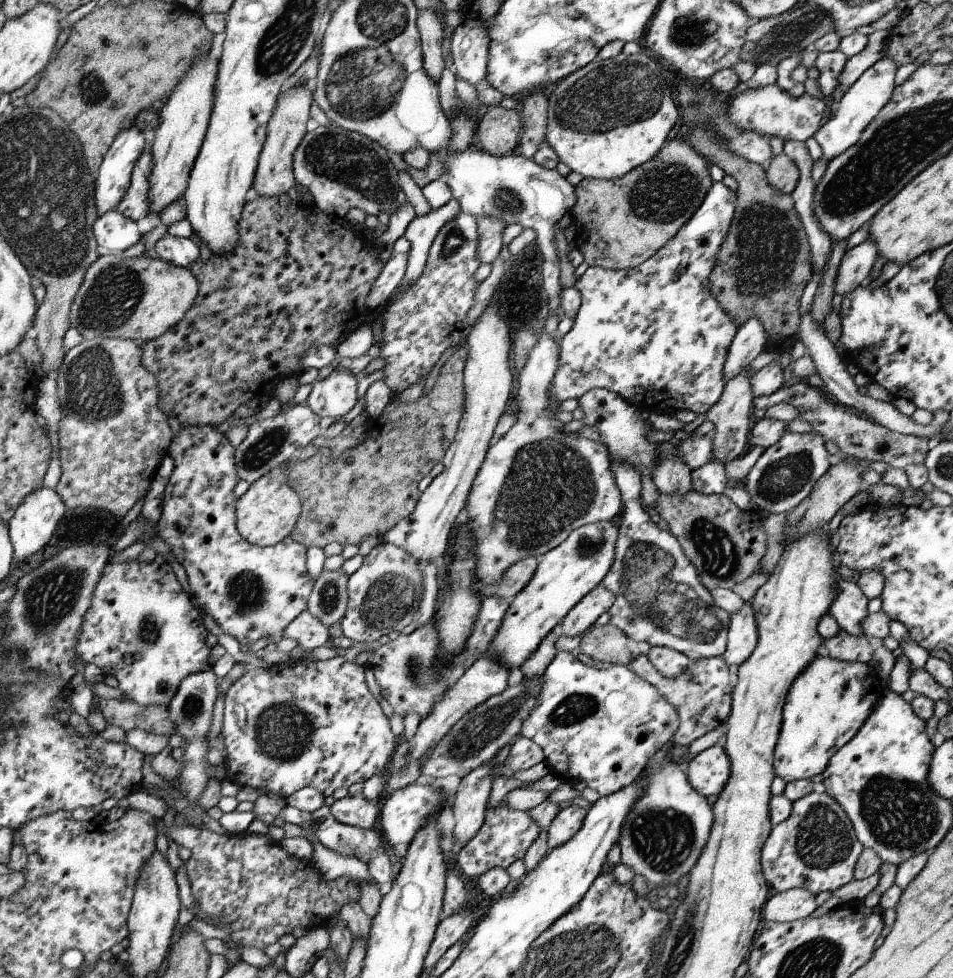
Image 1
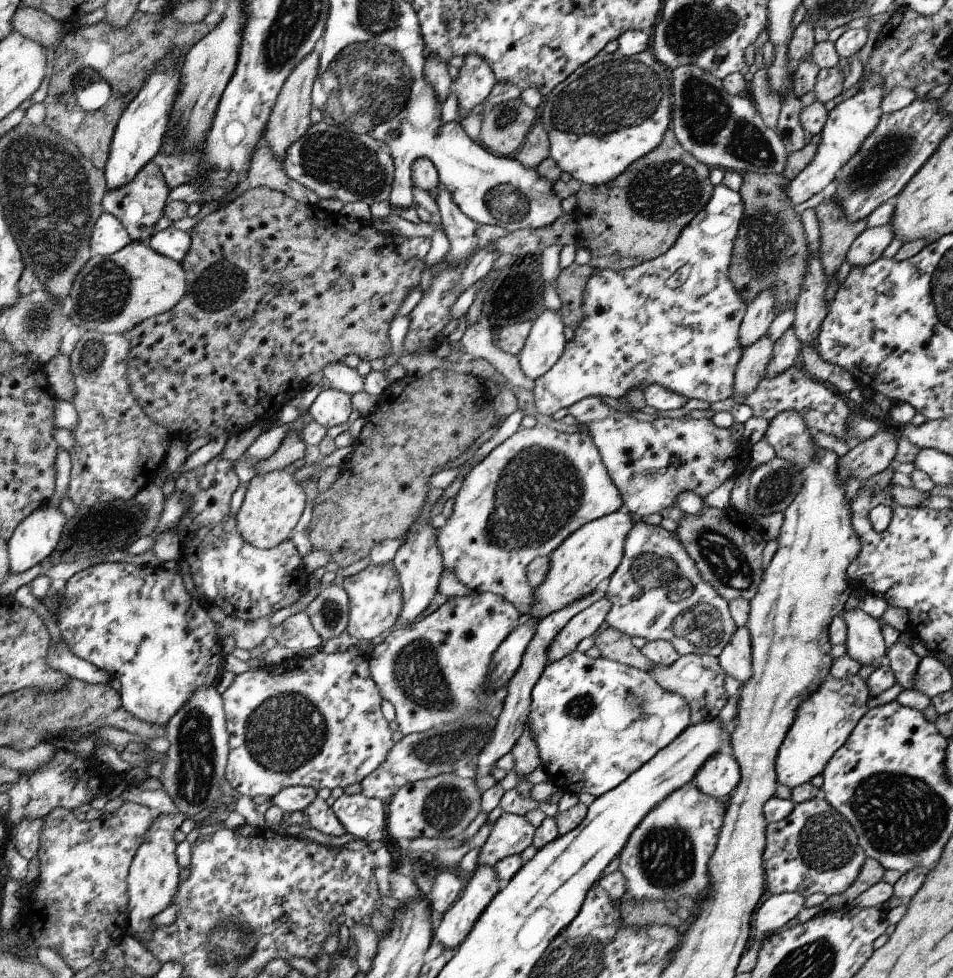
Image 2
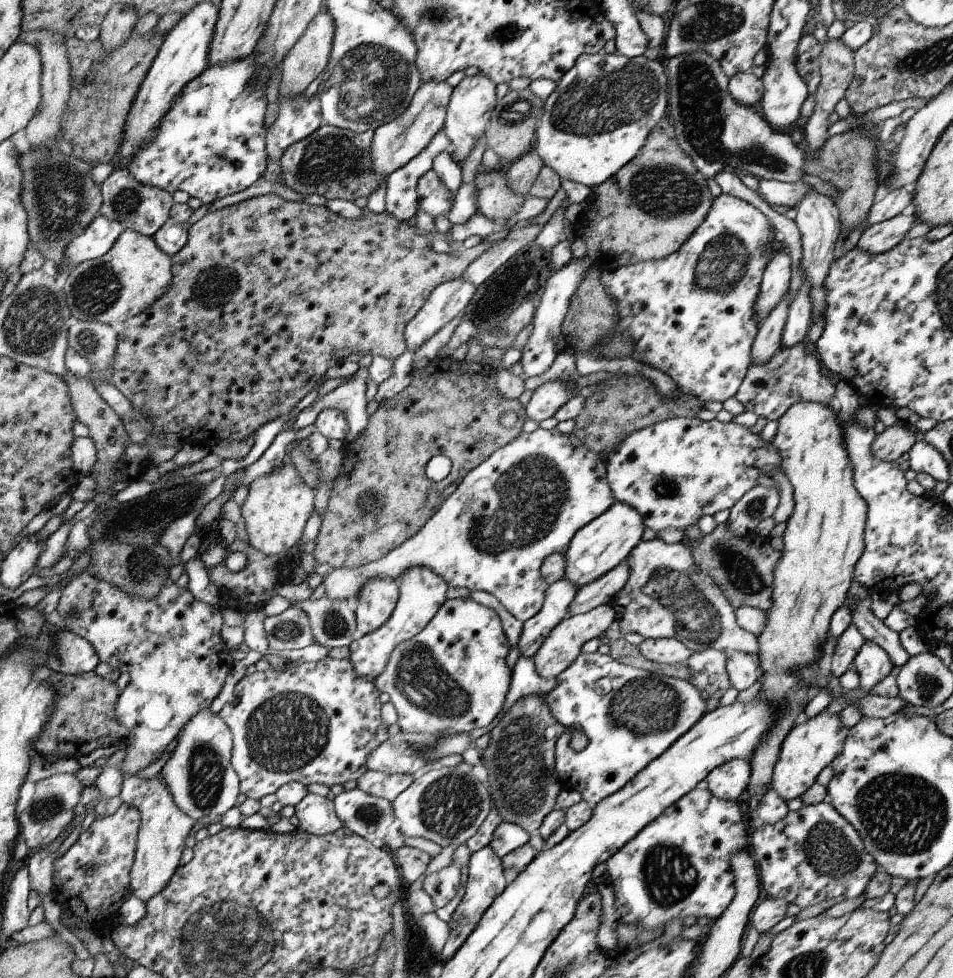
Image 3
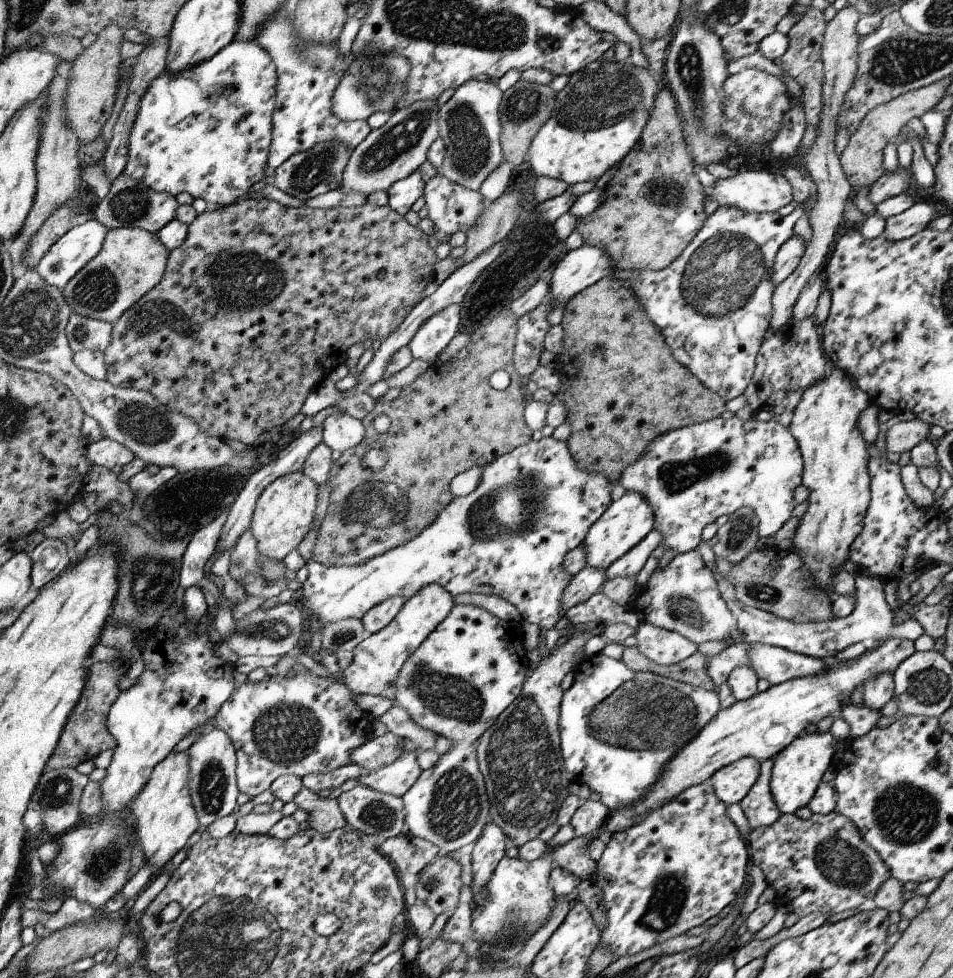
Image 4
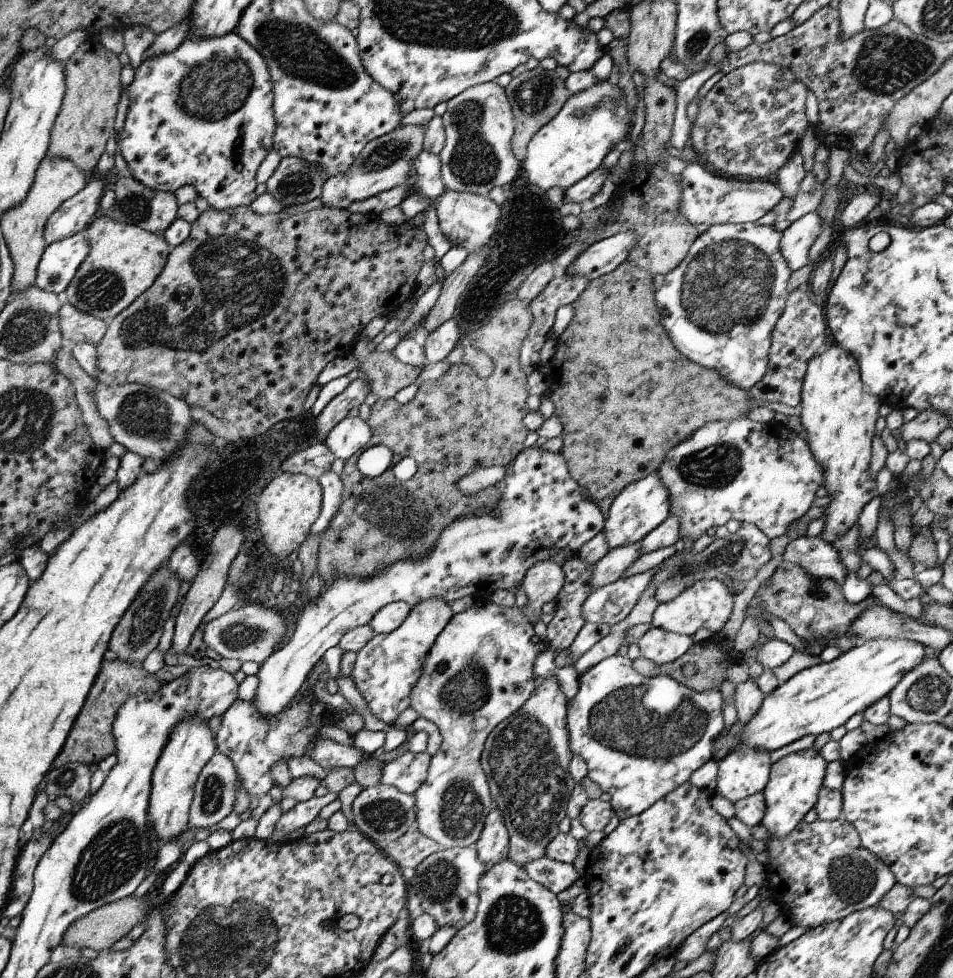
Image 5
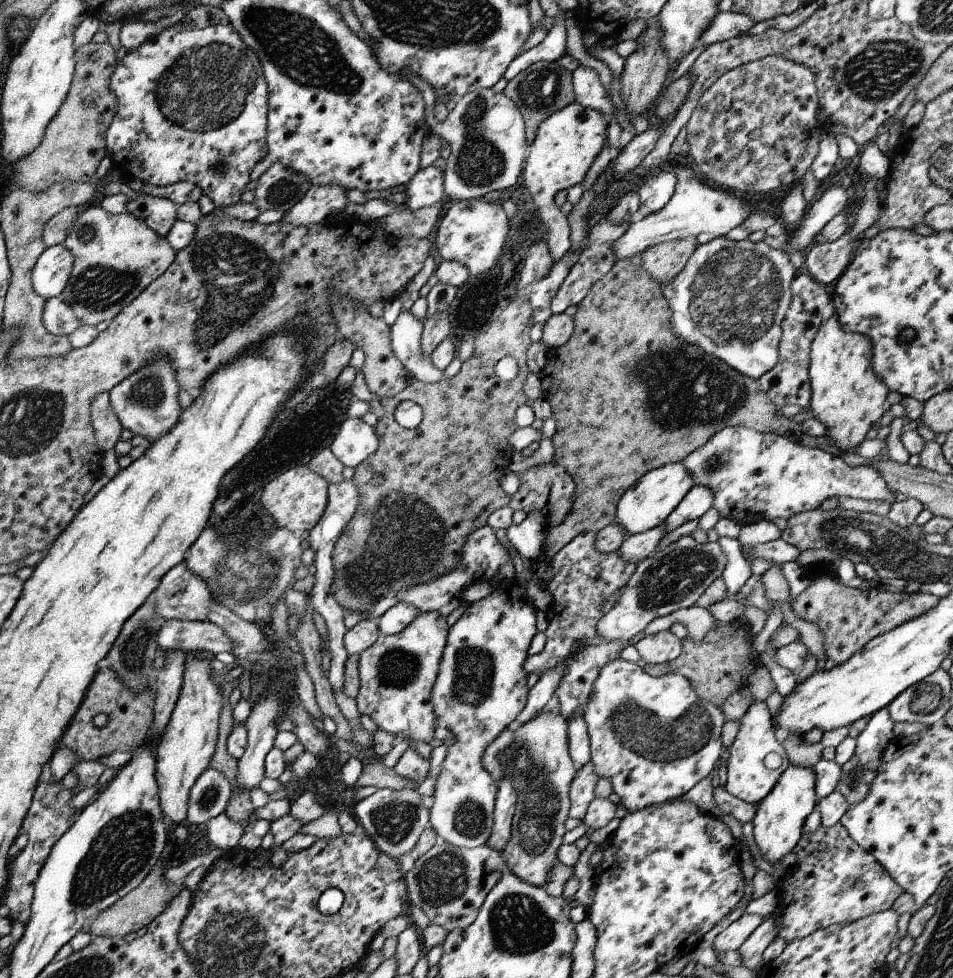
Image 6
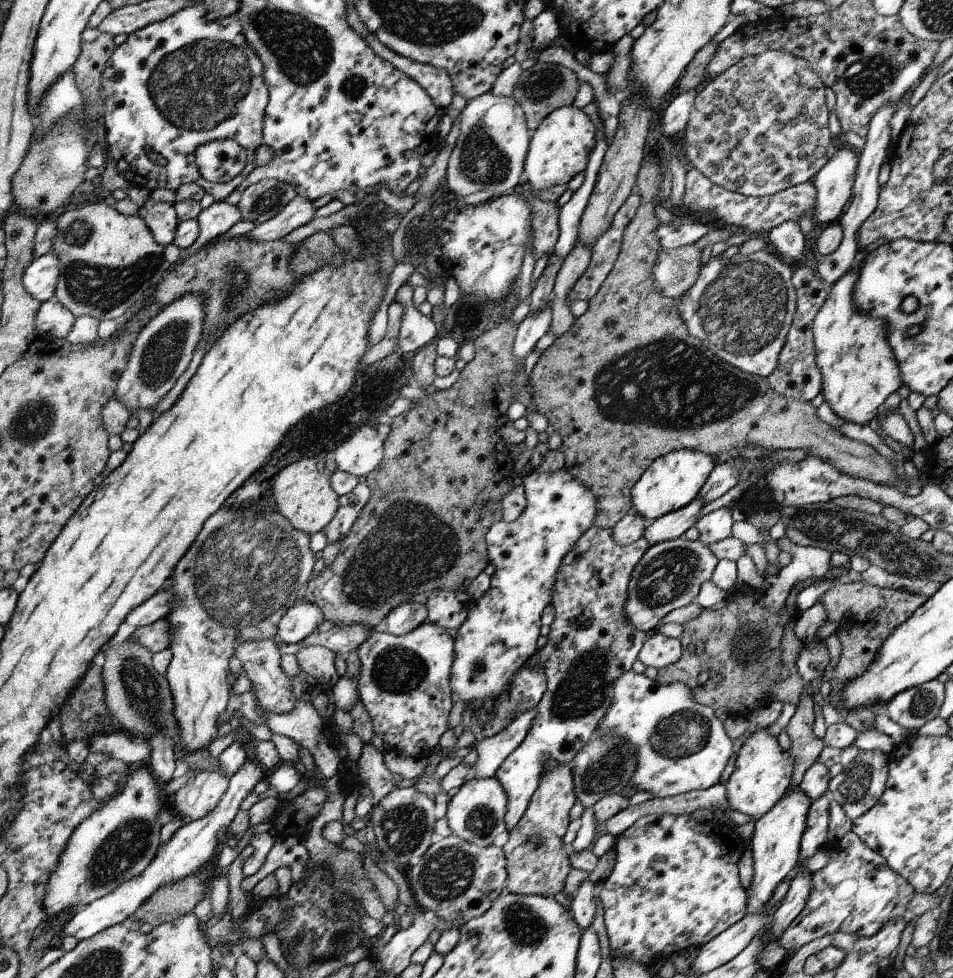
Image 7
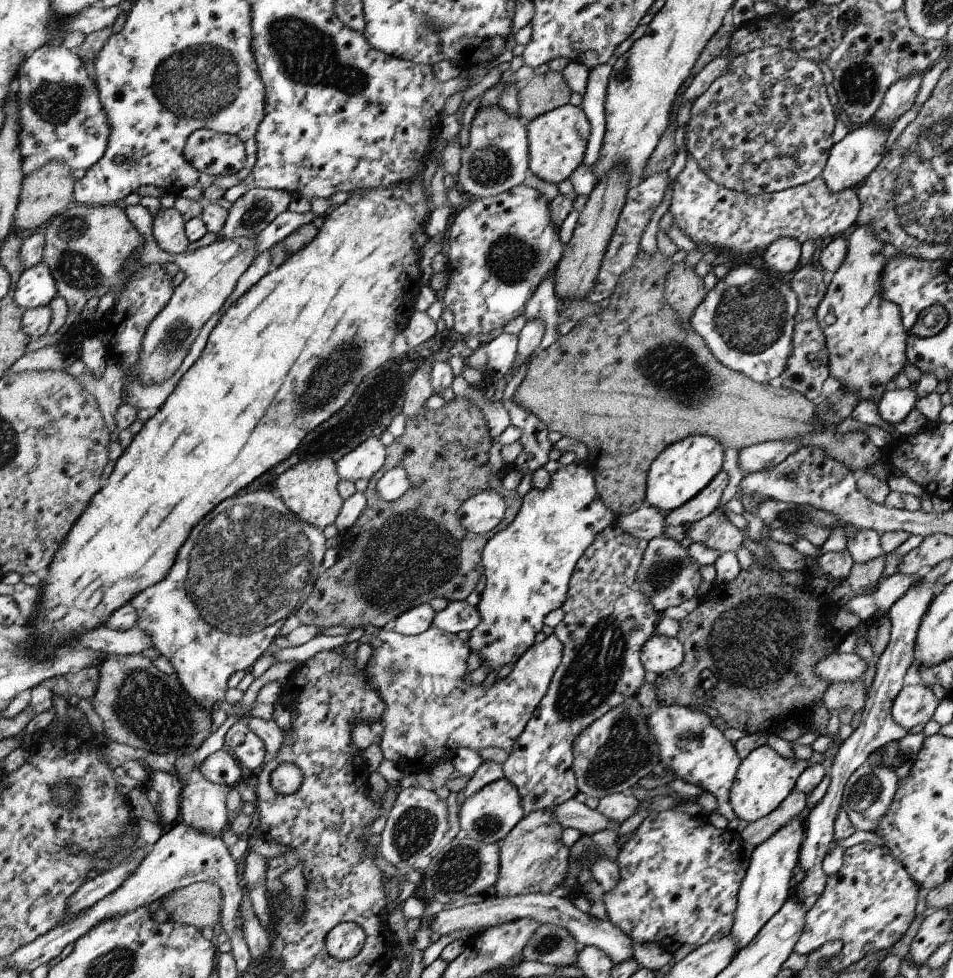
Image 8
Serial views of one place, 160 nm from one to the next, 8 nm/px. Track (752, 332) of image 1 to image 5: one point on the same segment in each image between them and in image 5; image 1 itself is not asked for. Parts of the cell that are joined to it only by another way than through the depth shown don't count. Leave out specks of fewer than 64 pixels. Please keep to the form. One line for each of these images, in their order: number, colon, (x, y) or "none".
2: (760, 314)
3: (776, 279)
4: (789, 255)
5: (797, 239)

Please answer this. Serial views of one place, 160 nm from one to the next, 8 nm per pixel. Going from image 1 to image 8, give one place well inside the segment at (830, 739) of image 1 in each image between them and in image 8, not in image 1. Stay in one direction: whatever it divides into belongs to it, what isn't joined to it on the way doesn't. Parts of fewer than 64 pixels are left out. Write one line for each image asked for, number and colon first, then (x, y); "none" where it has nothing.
2: (824, 722)
3: (810, 747)
4: (797, 771)
5: (791, 791)
6: (778, 824)
7: (775, 844)
8: (765, 887)

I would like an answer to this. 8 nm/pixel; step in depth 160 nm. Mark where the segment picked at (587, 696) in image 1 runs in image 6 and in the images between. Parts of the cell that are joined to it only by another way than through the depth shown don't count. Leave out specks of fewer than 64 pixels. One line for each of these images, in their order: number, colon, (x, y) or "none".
2: (596, 722)
3: (629, 716)
4: (619, 727)
5: (640, 736)
6: (654, 738)

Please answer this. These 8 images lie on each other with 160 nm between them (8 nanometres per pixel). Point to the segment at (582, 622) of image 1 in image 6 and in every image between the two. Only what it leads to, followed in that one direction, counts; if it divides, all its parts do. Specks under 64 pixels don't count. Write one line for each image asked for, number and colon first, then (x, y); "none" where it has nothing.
2: (581, 627)
3: (563, 645)
4: (520, 755)
5: (526, 759)
6: (535, 755)

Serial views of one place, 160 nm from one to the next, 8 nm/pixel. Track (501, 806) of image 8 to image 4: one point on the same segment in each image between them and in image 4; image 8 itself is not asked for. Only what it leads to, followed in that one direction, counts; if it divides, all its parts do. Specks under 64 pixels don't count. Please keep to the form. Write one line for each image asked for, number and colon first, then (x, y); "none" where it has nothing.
4: (471, 667)
5: (478, 673)
6: (480, 689)
7: (476, 813)

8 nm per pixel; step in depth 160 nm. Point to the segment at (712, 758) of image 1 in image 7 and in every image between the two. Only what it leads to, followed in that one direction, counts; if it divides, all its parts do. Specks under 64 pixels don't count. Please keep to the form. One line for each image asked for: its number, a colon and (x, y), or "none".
2: (719, 776)
3: (727, 782)
4: (732, 782)
5: (745, 771)
6: (748, 778)
7: (763, 769)

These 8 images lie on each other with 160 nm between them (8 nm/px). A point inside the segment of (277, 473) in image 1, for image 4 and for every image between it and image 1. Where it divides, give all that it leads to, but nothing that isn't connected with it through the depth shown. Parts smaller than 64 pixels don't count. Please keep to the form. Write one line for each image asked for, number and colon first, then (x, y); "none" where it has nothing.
2: (273, 504)
3: (275, 513)
4: (282, 515)

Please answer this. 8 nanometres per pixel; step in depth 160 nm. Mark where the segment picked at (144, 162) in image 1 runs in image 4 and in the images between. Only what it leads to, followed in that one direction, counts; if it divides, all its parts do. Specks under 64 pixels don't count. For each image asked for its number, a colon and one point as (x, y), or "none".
2: (140, 204)
3: (146, 209)
4: (128, 203)

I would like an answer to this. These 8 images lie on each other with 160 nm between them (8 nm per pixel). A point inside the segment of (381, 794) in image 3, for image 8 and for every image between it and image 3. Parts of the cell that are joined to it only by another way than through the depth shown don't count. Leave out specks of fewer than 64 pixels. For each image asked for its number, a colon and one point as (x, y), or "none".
4: (396, 779)
5: (407, 772)
6: (396, 674)
7: (404, 680)
8: (431, 710)

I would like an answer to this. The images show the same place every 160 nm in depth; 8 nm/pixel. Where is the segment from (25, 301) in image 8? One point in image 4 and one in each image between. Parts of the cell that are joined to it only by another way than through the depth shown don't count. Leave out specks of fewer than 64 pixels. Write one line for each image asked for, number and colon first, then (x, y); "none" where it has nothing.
4: (66, 257)
5: (62, 259)
6: (53, 270)
7: (41, 279)

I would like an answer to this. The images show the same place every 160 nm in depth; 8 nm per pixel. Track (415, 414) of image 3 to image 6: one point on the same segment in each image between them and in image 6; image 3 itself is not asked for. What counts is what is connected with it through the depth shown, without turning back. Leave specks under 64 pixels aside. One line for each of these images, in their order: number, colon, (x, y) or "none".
4: (449, 419)
5: (454, 424)
6: (439, 481)

